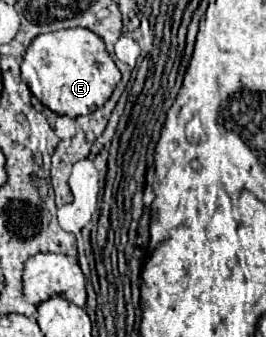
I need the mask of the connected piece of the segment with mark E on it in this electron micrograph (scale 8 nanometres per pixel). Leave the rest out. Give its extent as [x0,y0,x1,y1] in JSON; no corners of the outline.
[20,29,120,117]

